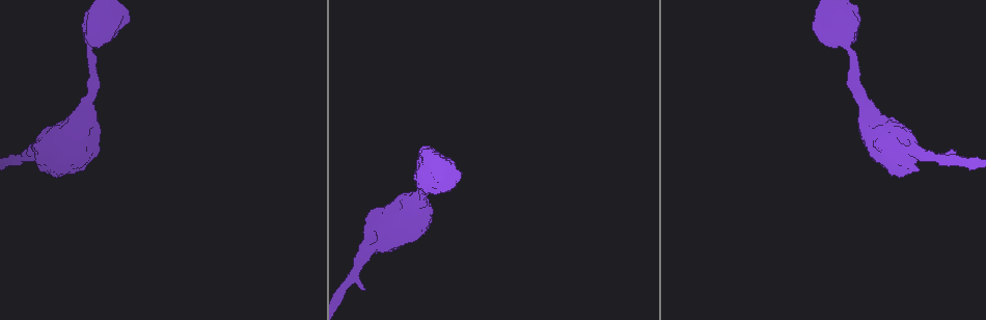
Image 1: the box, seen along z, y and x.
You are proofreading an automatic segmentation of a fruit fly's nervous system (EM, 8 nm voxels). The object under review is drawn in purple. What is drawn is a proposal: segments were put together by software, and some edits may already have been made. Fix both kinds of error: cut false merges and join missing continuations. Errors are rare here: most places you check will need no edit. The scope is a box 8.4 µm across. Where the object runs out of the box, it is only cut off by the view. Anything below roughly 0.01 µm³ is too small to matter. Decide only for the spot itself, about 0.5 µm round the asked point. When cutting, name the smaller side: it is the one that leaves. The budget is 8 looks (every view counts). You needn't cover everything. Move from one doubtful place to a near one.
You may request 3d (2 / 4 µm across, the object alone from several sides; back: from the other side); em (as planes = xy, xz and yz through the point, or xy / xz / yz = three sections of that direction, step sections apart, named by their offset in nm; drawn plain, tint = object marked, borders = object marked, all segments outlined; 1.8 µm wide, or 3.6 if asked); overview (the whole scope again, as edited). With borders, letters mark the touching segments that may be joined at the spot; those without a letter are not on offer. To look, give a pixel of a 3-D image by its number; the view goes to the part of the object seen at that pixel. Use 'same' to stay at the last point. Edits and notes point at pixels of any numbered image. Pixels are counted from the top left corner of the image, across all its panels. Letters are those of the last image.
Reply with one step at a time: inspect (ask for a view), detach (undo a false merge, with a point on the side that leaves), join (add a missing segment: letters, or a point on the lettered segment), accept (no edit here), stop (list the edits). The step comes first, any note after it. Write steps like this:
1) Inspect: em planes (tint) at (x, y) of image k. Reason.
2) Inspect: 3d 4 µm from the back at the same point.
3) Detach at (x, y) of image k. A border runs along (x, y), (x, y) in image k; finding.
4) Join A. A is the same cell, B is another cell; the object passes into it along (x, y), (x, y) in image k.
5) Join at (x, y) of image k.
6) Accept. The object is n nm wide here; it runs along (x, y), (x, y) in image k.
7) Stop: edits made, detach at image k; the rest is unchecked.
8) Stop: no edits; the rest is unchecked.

Inspect: 3d 4 µm at (904, 173) of image 1. Stops while still wide.

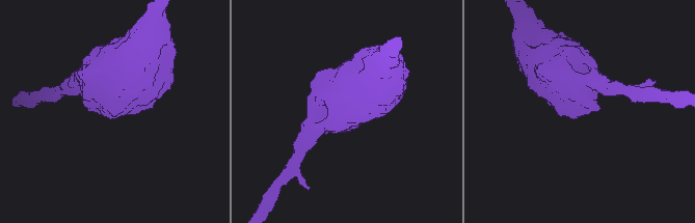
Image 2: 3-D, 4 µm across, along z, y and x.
Inspect: em planes (borders) at (577, 114) of image 2. Now the EM.

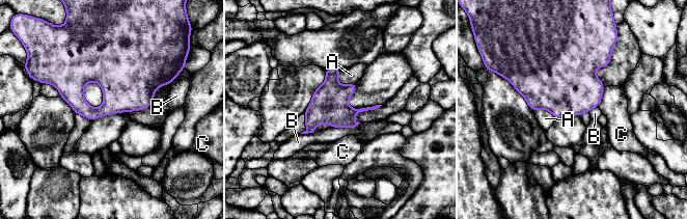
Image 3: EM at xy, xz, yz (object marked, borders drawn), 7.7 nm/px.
Accept. The longest contact is with B, 220 nm; A, B and C are other cells; no lettered segment goes on from it.

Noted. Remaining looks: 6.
Inspect: em yz step 8 (tint) at (415, 202) of image 1. Calibre changes.

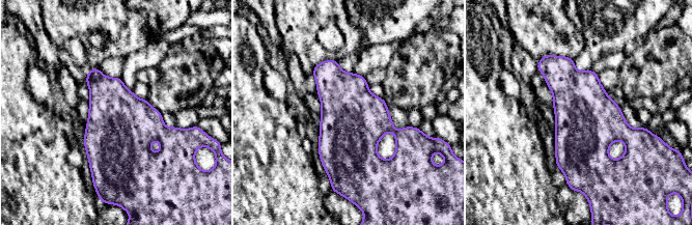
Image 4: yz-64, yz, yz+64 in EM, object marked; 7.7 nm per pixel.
Inspect: em planes (borders) at the same point.

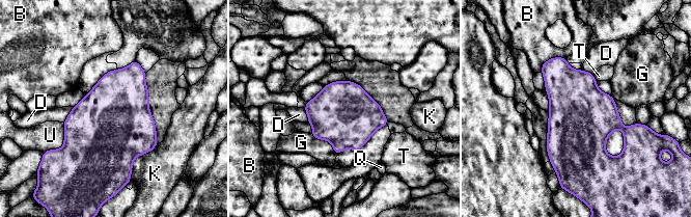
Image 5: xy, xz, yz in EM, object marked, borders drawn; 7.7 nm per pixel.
Accept. The object is 480 nm wide here; B, D, G, K, Q, T and U are other cells; a border runs along (74, 107), (63, 123) in image 5; all the same cell.

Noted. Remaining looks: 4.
Inspect: em 3.6 µm planes (tint) at (90, 40) of image 1. Calibre changes.

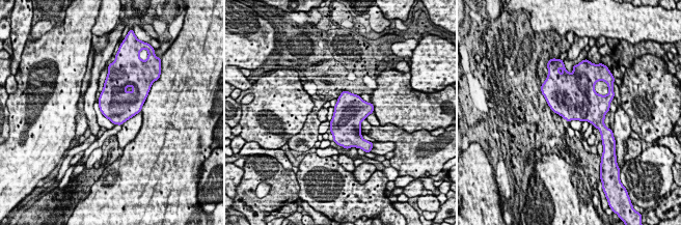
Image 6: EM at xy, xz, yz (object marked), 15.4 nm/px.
Inspect: em 3.6 µm planes (borders) at the same point.

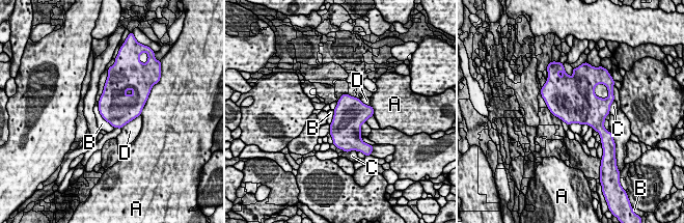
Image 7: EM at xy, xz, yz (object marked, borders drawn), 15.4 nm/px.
Accept. The object is 480 nm wide here; A, B, C and D are other cells; a border runs along (98, 103), (100, 114), (113, 128) in image 7; one cell here.

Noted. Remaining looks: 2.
Stop: no edits; the rest is unchecked.

